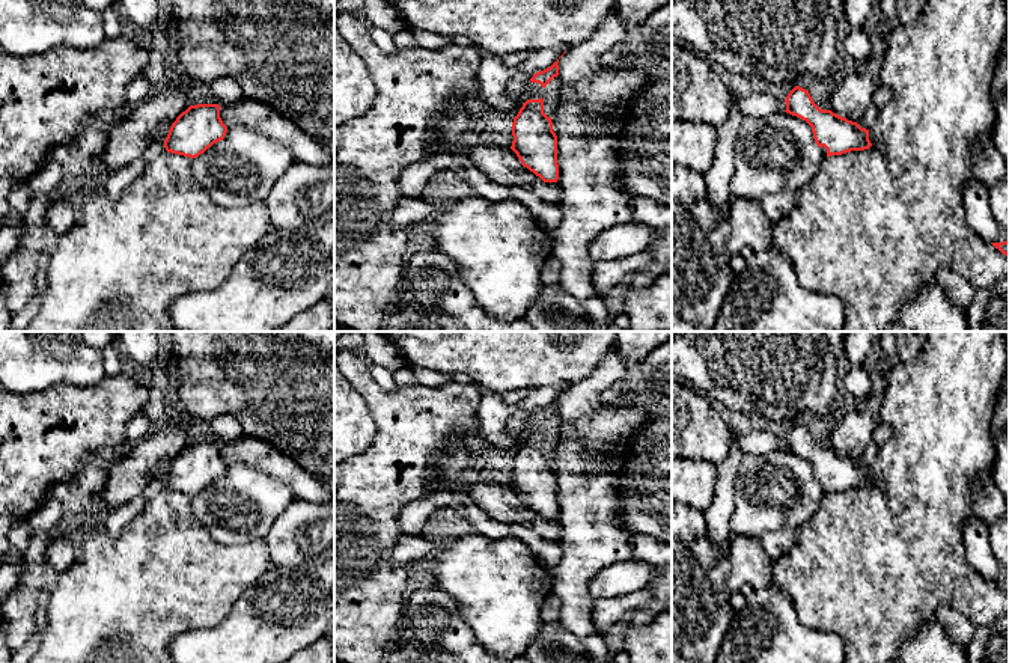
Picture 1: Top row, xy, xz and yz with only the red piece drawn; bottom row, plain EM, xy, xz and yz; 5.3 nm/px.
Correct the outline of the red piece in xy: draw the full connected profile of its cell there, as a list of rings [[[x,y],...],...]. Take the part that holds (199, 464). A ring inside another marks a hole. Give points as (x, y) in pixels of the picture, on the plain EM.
[[[218,441],[190,443],[172,461],[164,478],[167,490],[196,496],[224,476],[227,464],[220,455]]]

